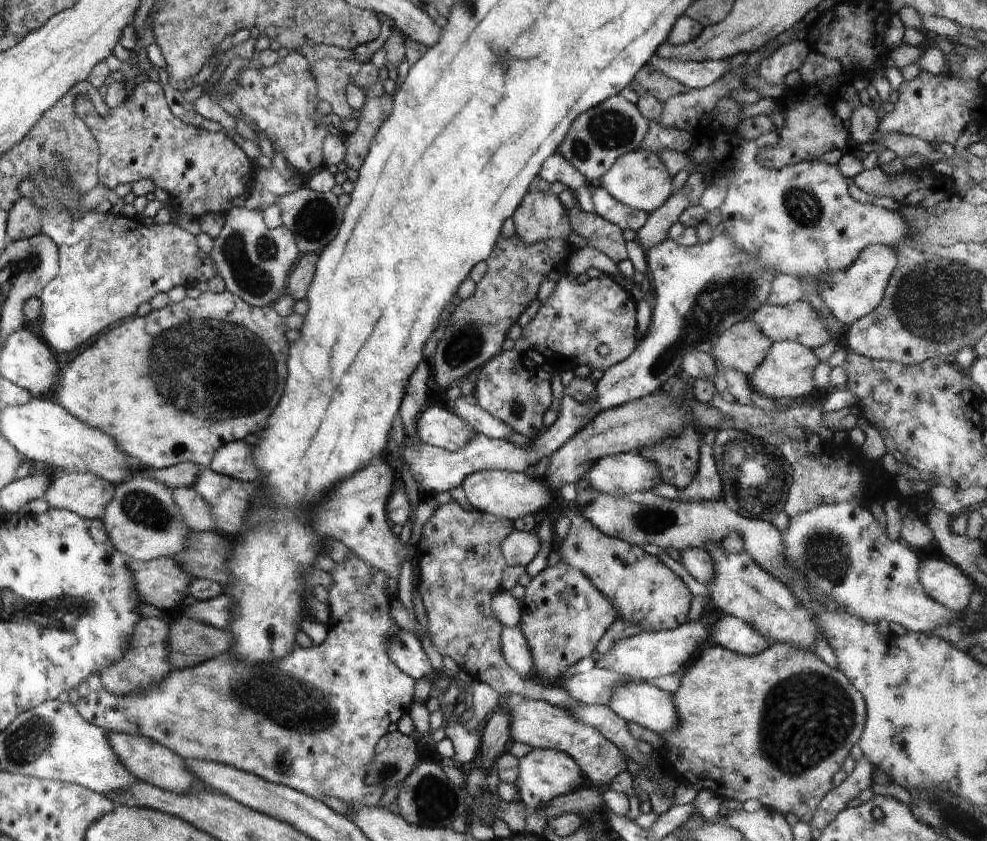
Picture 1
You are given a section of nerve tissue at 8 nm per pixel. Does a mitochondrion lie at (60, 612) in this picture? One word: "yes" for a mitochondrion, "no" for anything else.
yes

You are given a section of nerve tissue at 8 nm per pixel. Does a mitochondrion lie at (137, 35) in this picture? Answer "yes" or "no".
no

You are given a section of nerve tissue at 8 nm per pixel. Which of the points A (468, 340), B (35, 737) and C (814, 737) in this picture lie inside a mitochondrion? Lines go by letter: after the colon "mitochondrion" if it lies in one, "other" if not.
A: mitochondrion
B: mitochondrion
C: mitochondrion

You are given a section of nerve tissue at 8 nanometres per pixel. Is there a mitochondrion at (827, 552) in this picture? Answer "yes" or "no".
yes

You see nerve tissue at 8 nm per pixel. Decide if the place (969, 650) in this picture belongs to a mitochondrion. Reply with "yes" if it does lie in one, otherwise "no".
no

